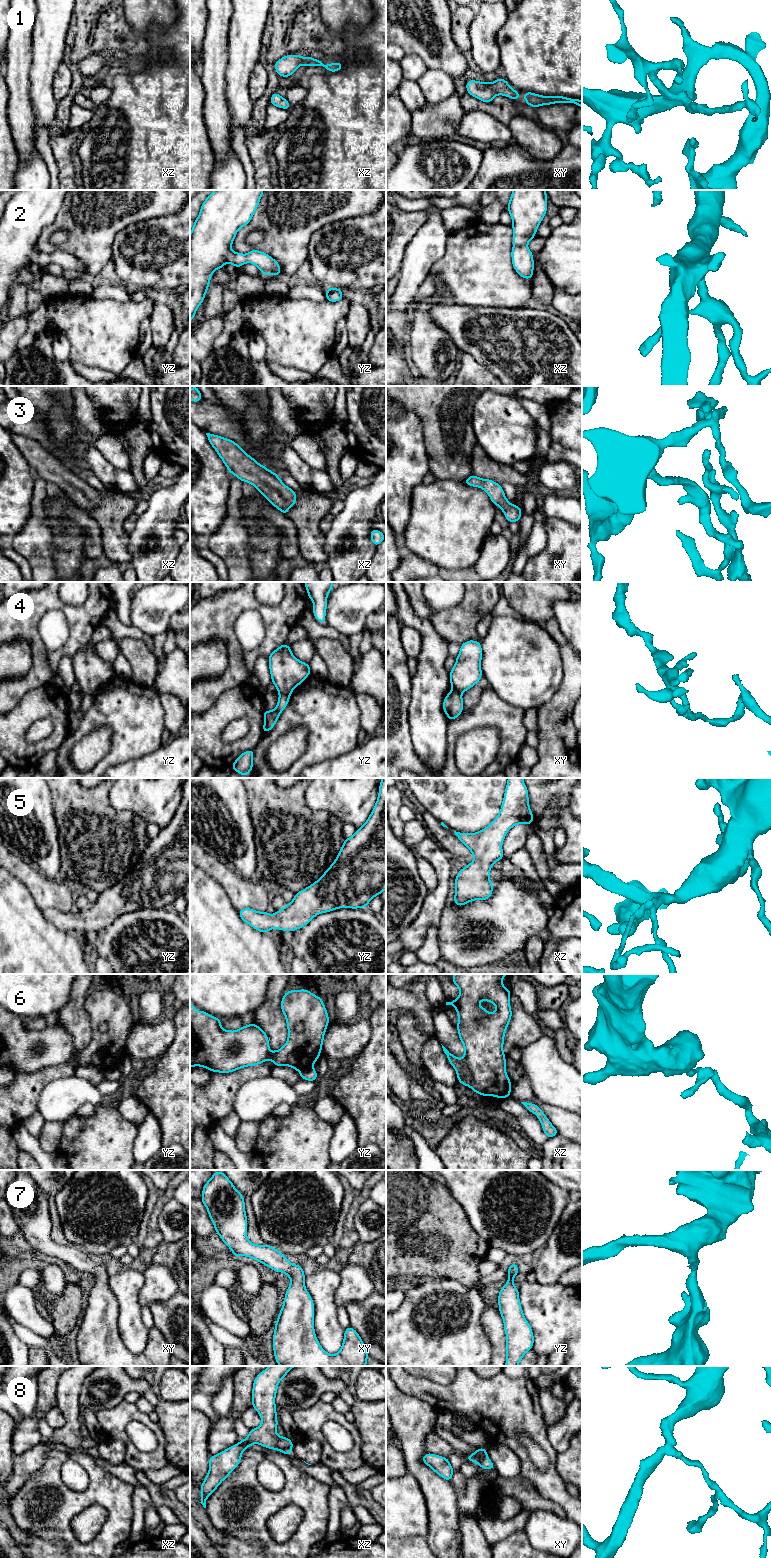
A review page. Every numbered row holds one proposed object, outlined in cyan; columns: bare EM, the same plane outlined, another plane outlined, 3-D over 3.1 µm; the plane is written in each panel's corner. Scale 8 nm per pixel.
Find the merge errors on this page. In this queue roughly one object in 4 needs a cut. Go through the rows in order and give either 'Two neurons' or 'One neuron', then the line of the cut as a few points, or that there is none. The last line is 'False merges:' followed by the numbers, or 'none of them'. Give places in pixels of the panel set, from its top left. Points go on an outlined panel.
1: One neuron. No split
2: One neuron. No split
3: One neuron. No split
4: Two neurons. Split along yz (279, 692), (289, 695)
5: One neuron. No split
6: Two neurons. Split along yz (312, 1065), (300, 1072)
7: One neuron. No split
8: Two neurons. Split along xy (487, 1457), (483, 1456), (478, 1463)
False merges: 4, 6, 8

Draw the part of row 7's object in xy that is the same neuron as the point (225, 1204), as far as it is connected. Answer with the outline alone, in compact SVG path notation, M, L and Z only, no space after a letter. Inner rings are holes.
M222 1171L214 1172L210 1180L205 1183L201 1200L215 1226L215 1232L230 1248L233 1256L250 1257L275 1272L285 1273L291 1279L273 1335L273 1350L277 1364L279 1366L366 1366L369 1355L360 1335L351 1326L345 1329L343 1344L337 1354L328 1354L321 1347L314 1330L314 1303L304 1285L303 1267L299 1264L291 1264L283 1253L272 1246L256 1245L247 1239L244 1196Z

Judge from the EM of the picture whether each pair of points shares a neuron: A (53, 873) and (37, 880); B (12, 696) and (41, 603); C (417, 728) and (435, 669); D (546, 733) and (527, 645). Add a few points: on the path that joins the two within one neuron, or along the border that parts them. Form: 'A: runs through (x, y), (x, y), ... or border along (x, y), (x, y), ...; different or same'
A: border along (37, 869), (50, 879), (57, 879); different
B: runs through (35, 673), (37, 647), (34, 641), (34, 626); same
C: runs through (426, 713), (426, 702), (430, 684); same
D: border along (557, 689), (554, 695), (537, 709); different

